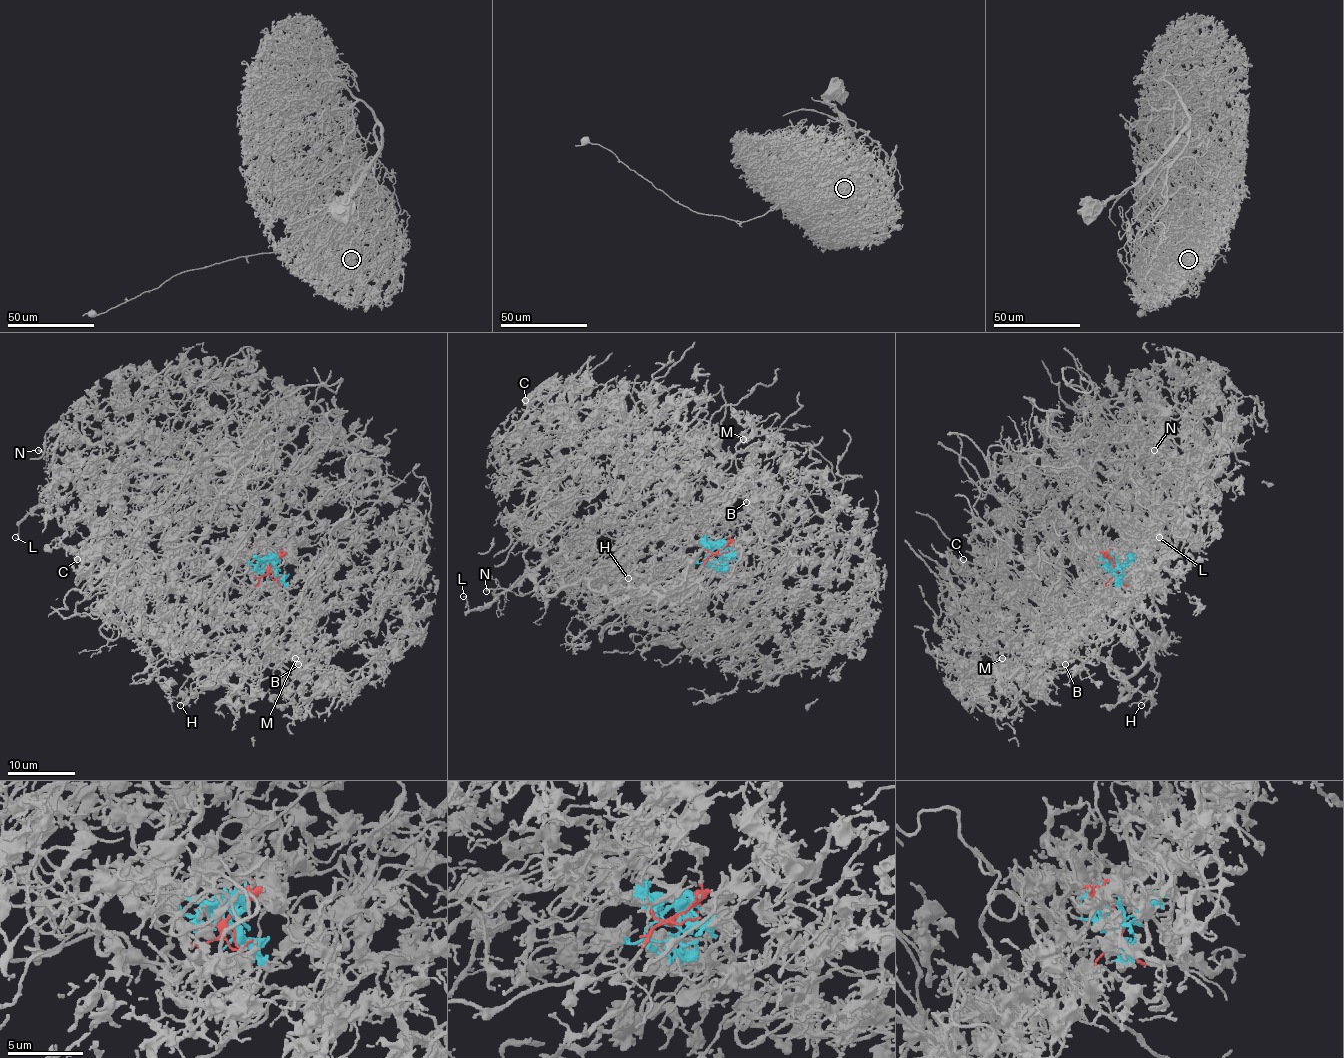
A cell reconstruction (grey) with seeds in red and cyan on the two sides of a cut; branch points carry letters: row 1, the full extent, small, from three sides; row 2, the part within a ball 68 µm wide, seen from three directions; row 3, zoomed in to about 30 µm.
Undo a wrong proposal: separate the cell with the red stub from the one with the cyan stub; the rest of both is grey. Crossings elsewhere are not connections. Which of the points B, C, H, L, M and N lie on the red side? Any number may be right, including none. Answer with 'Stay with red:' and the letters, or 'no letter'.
Stay with red: H, L, N

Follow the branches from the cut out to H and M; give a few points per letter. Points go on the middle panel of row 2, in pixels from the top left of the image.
H: (716, 553), (694, 574), (655, 581), (640, 591), (607, 593), (618, 600), (669, 590), (632, 595), (629, 578)
M: (716, 553), (704, 541), (691, 541), (687, 531), (748, 465), (768, 473), (777, 453), (760, 430), (743, 438)

